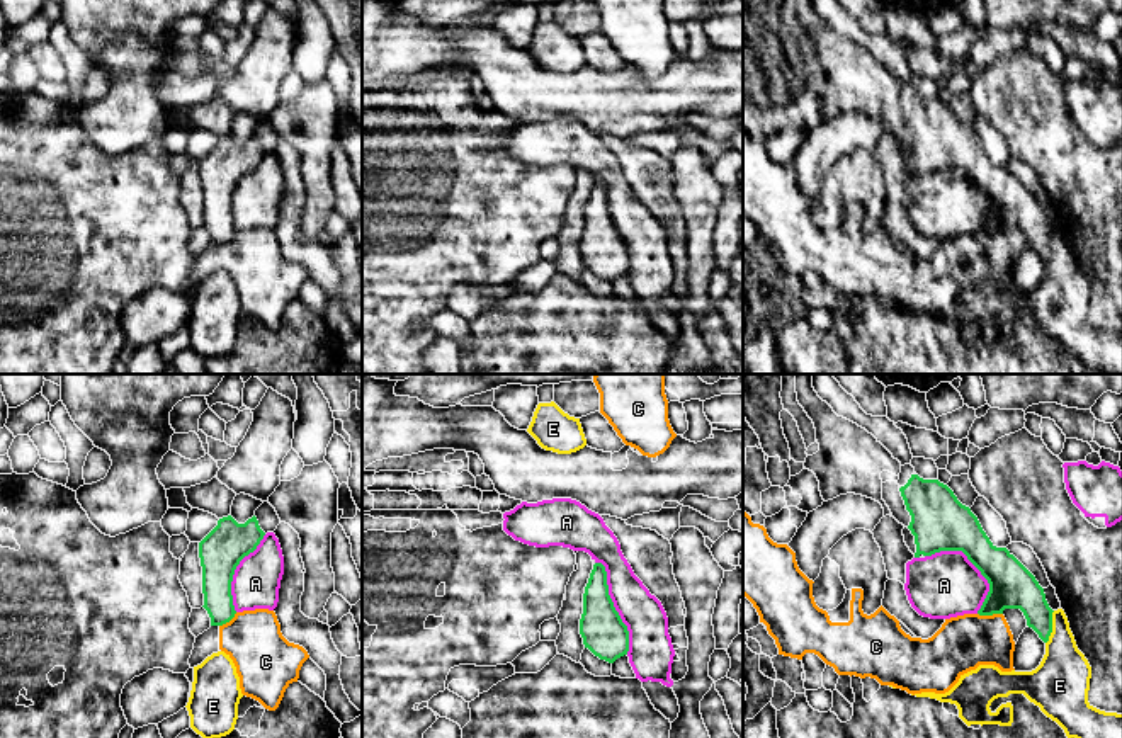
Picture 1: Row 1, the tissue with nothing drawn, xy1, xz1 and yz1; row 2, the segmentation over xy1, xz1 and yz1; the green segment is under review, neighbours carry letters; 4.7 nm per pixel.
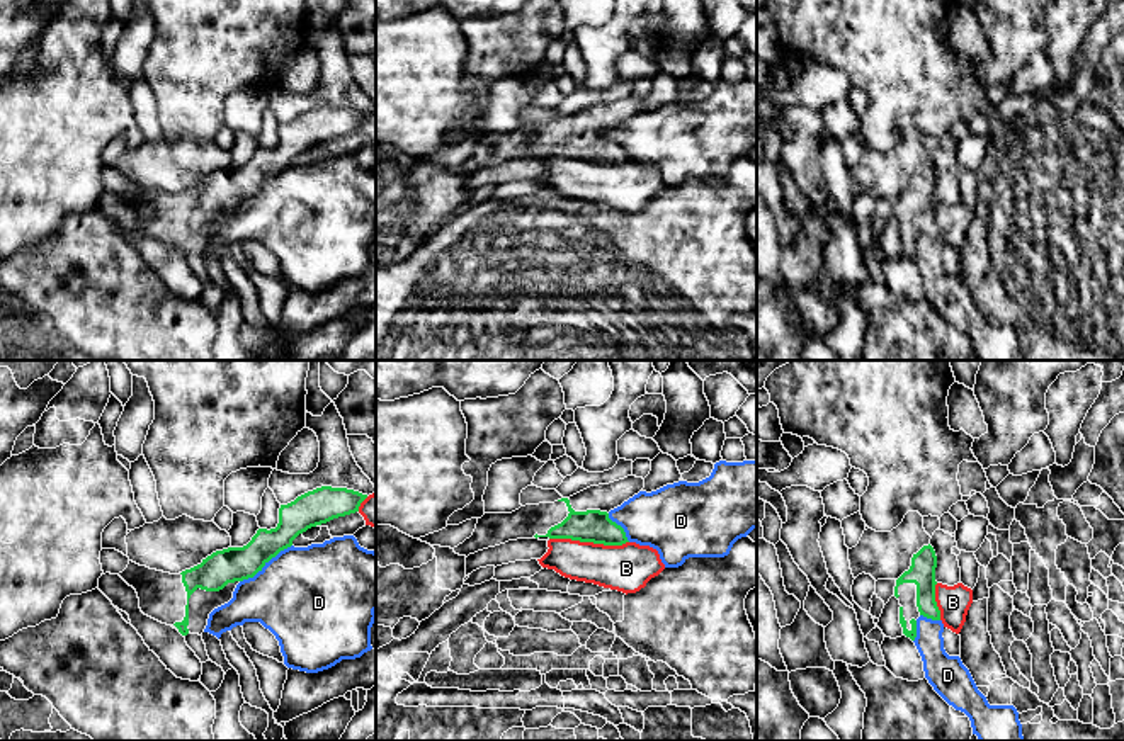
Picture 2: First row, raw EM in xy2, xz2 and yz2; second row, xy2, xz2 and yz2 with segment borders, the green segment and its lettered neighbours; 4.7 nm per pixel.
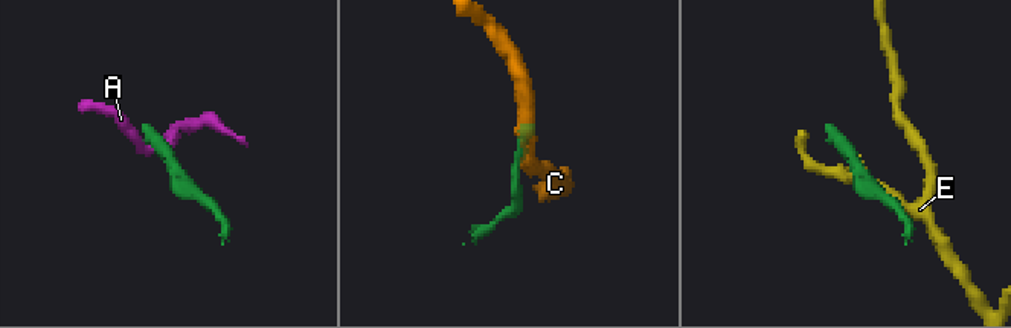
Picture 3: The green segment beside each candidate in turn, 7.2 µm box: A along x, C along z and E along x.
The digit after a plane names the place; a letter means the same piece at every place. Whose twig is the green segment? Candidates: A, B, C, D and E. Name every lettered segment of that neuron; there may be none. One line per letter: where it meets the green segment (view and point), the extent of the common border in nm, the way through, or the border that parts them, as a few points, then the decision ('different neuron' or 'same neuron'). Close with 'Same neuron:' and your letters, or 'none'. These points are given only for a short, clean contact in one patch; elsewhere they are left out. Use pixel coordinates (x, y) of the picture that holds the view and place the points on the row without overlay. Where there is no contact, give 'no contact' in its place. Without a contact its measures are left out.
A: yz1 (973, 182) | 380 nm | different neuron
B: xz2 (589, 160) | 380 nm | different neuron
C: yz1 (990, 233) | 120 nm | along yz1 (978, 232), (1002, 233) | different neuron
D: xy2 (266, 181) | 300 nm | different neuron
E: yz1 (1051, 247) | 170 nm | different neuron
Same neuron: none

